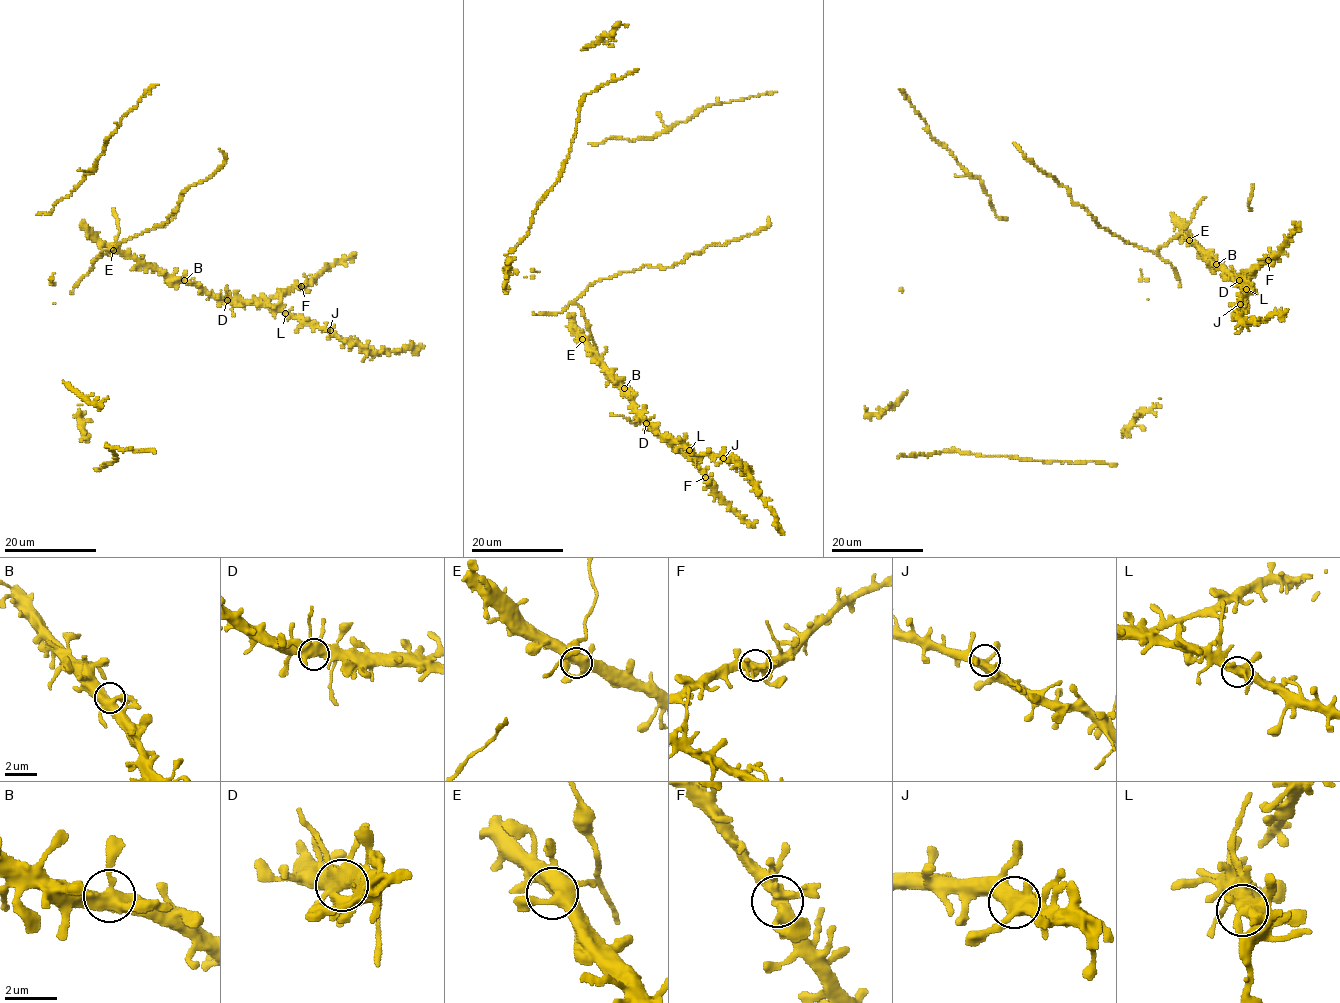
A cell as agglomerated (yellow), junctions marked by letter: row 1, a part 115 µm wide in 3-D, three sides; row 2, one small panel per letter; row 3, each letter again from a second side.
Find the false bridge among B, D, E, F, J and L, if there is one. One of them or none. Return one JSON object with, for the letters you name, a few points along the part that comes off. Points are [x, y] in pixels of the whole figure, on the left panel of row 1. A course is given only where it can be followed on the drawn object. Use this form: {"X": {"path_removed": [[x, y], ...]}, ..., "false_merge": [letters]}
{"false_merge": []}

